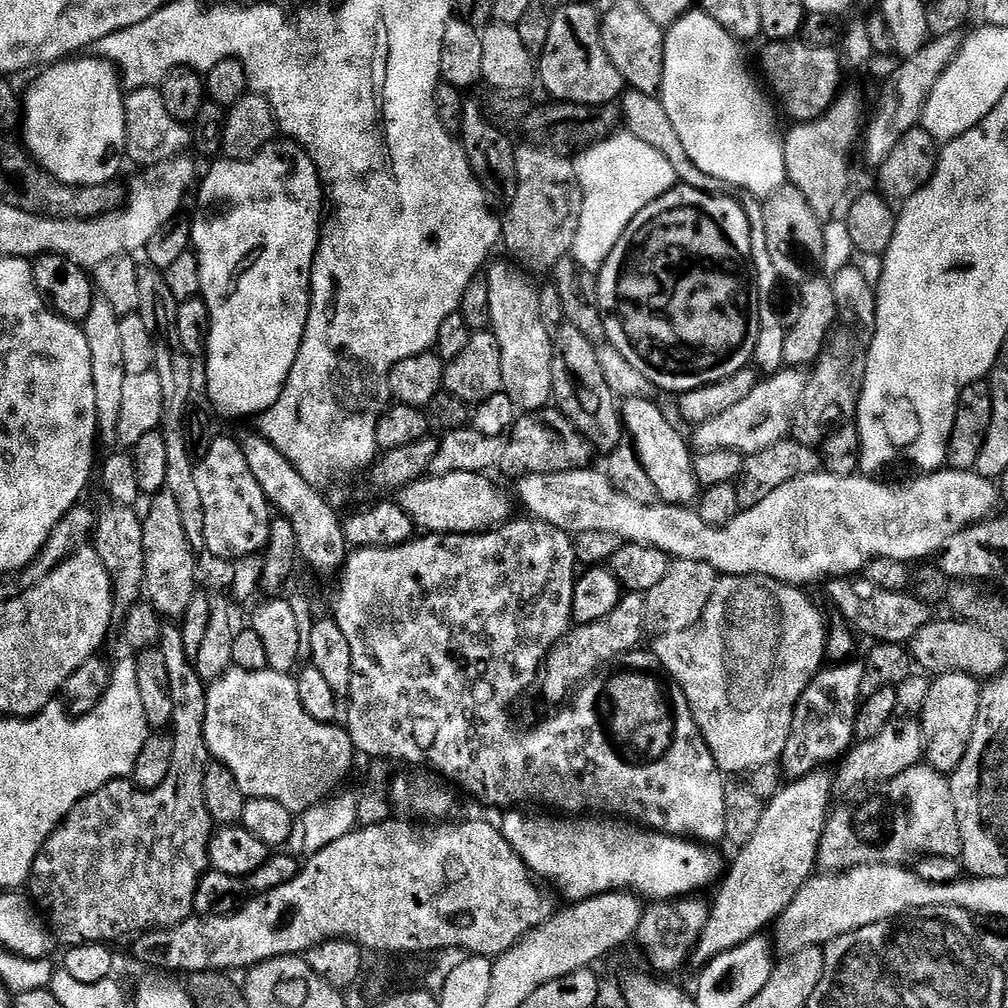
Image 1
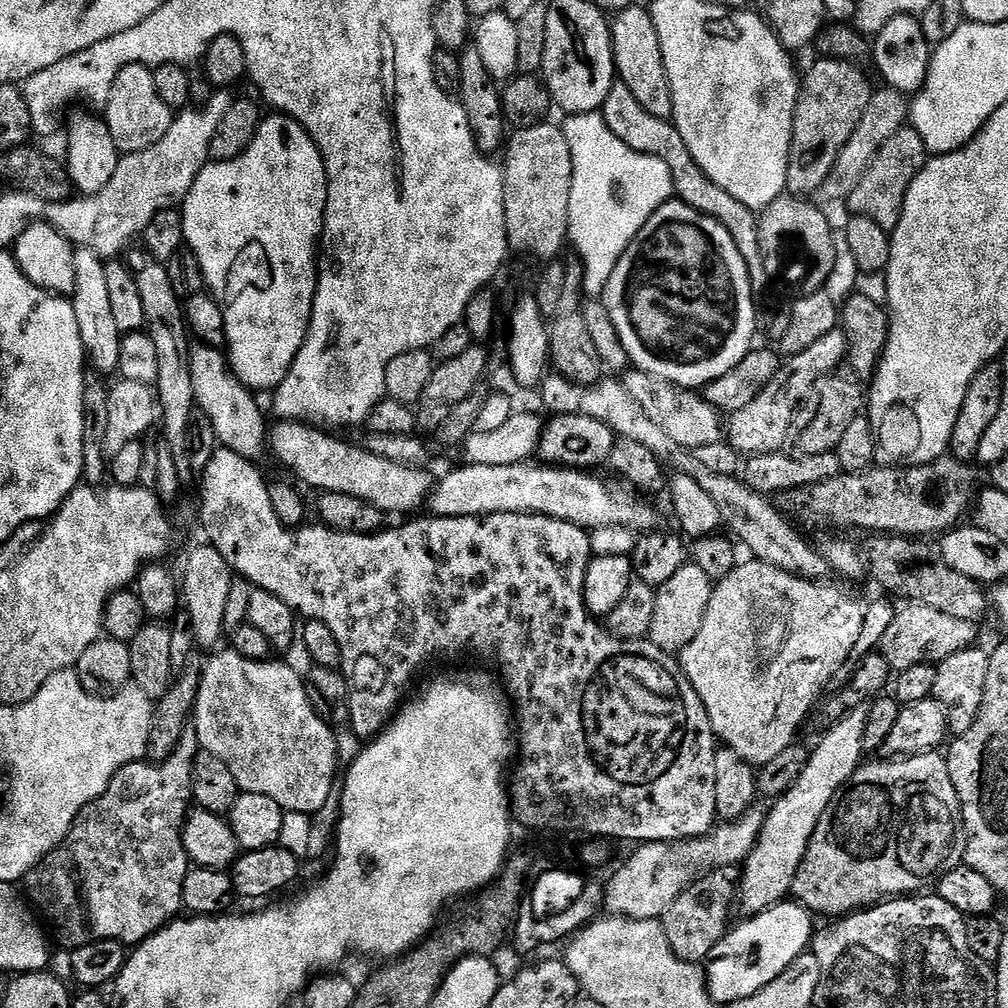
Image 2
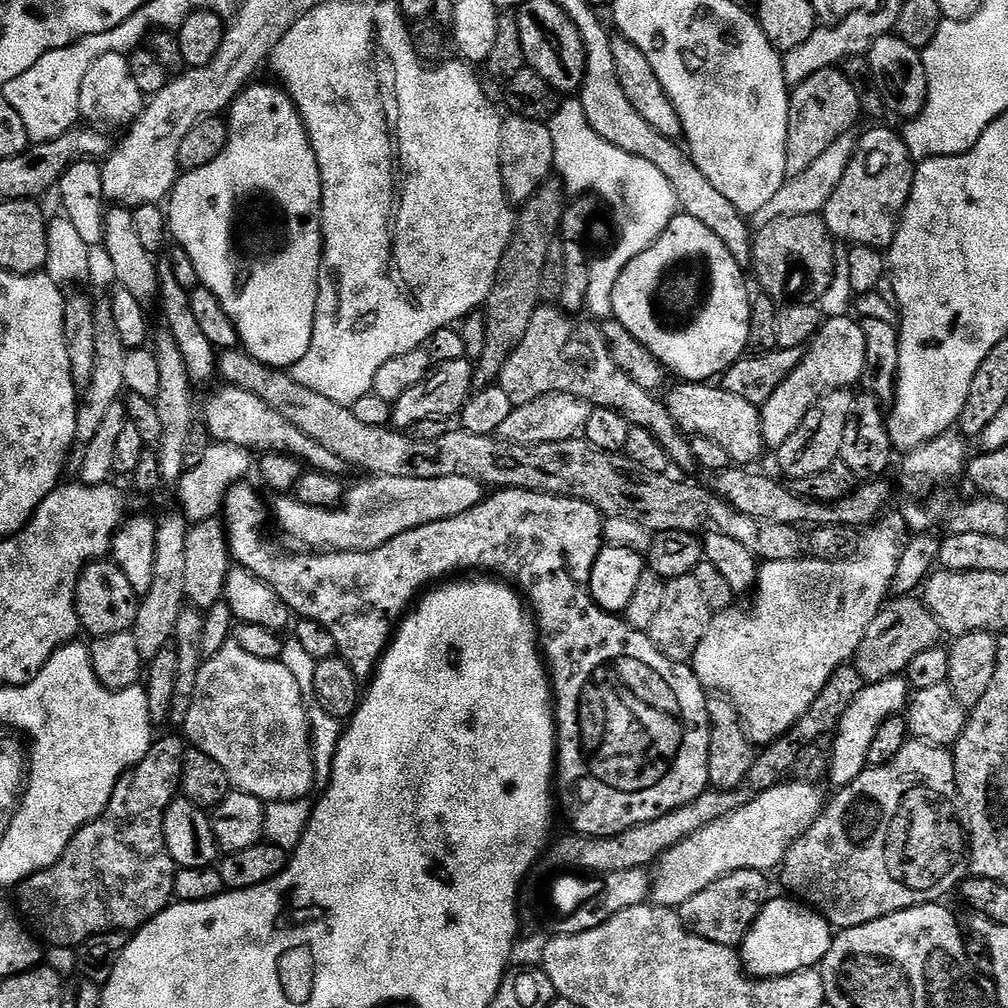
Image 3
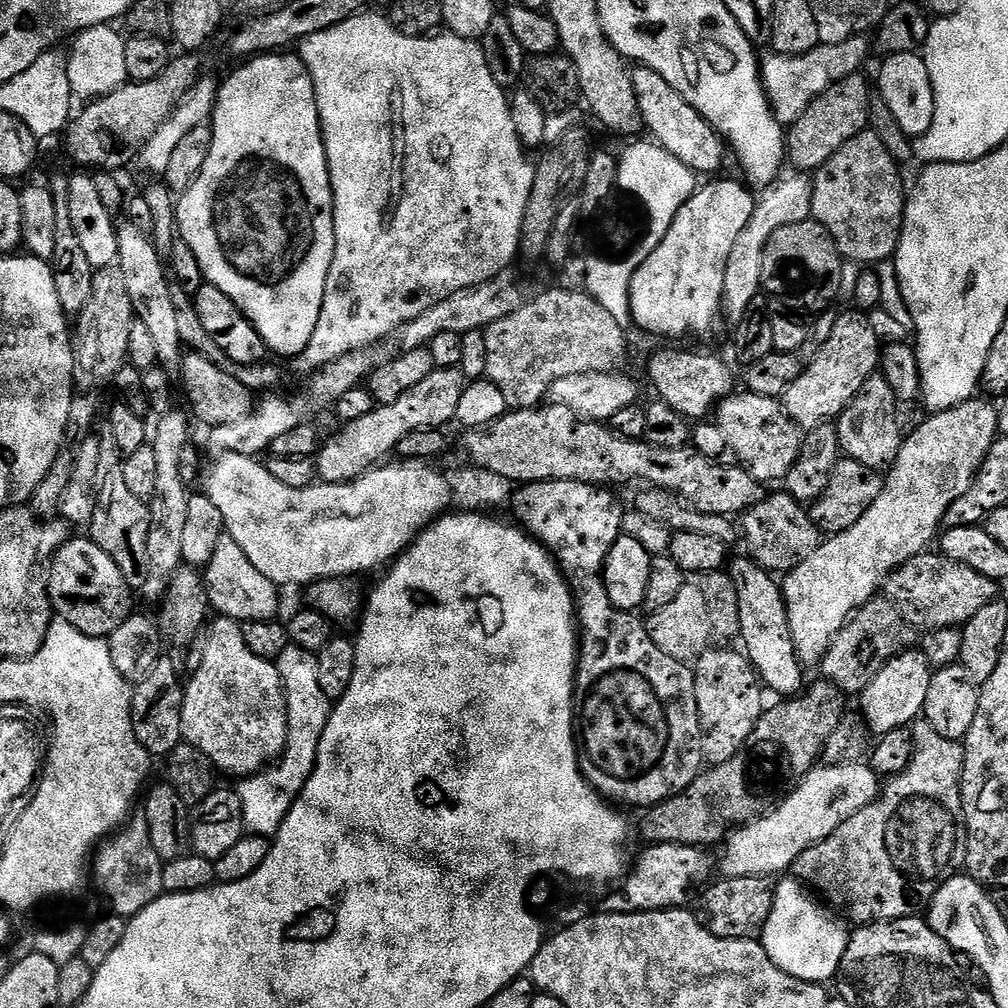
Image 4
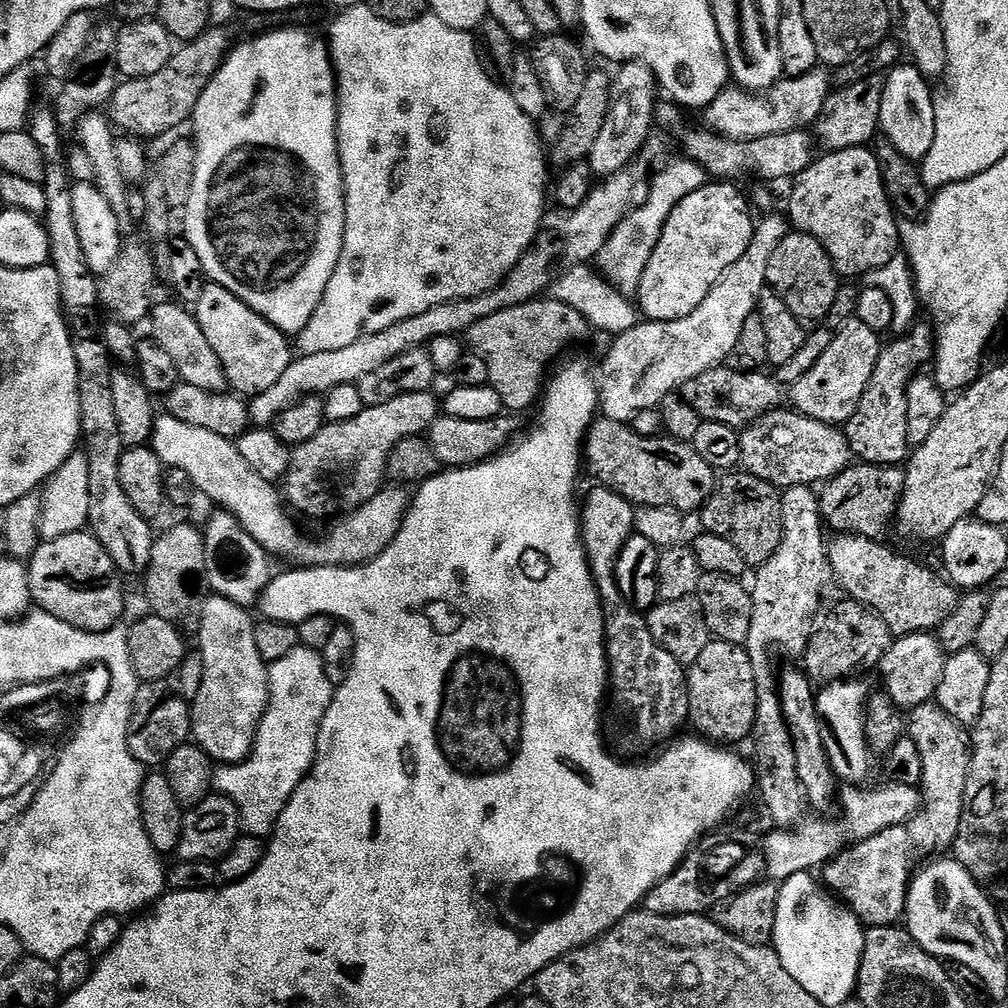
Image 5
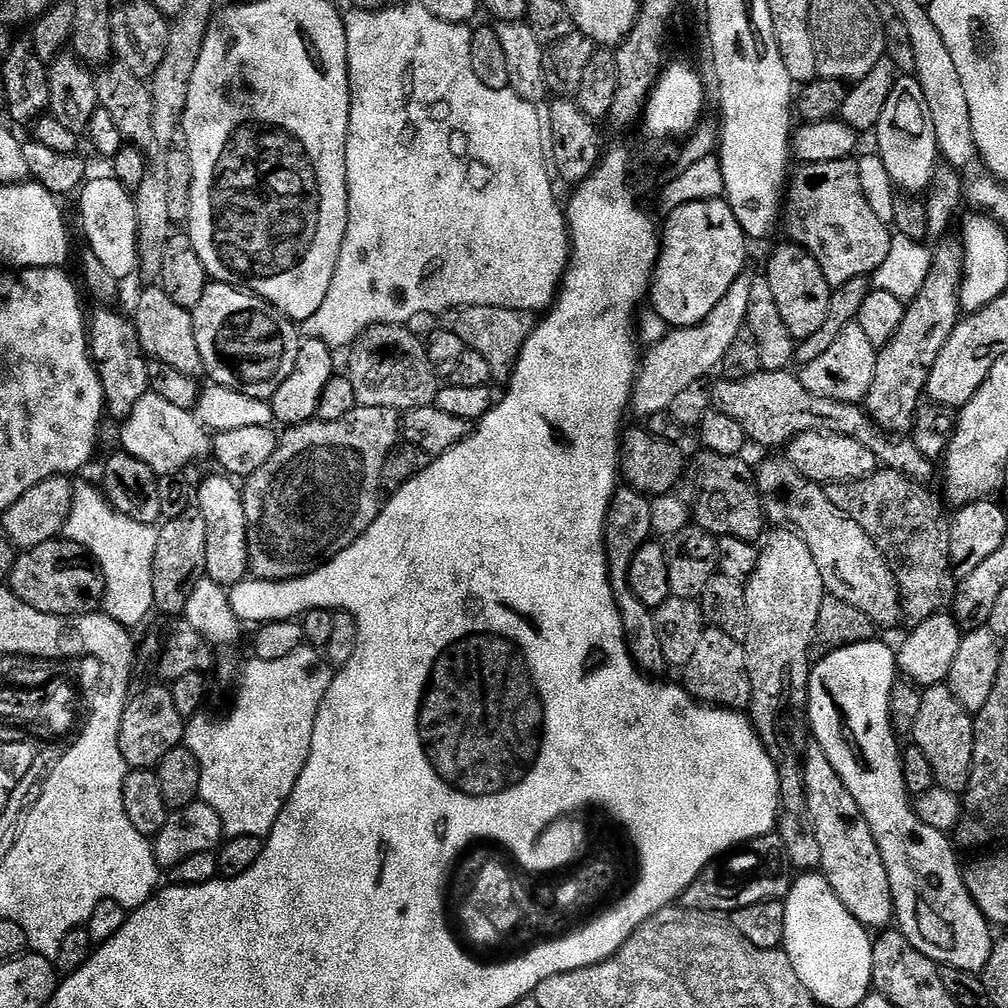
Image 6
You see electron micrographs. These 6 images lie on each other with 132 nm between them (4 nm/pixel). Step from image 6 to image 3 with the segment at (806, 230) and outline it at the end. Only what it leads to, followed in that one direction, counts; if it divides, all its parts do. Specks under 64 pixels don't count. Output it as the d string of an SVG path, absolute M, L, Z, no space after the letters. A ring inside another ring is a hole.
M872 128L865 134L864 140L859 141L856 155L848 164L846 174L842 182L838 182L838 190L826 202L822 213L826 226L832 231L833 237L845 245L870 246L887 250L891 248L896 231L900 225L900 215L903 214L904 208L908 204L908 199L912 193L912 183L916 177L916 164L912 151L906 146L903 135L899 131L891 132L888 128Z

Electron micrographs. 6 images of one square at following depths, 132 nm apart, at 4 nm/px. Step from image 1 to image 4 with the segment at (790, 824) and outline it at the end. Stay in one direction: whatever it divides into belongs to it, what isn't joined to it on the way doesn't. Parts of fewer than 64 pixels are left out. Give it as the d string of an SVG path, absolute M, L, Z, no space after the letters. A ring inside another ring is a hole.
M919 650L903 652L886 662L886 666L878 670L870 686L866 686L866 690L858 696L858 708L868 723L868 729L881 738L890 731L909 727L924 711L933 671Z

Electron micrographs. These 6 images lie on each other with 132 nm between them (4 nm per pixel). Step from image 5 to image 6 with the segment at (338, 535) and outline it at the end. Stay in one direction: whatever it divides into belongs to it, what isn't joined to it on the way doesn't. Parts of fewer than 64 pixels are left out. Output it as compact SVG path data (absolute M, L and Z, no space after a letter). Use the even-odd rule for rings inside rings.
M149 391L147 396L130 410L128 417L119 425L119 447L133 456L138 462L144 462L157 474L176 474L187 464L195 462L199 456L207 457L210 452L210 436L203 424L192 412L170 406L158 394Z

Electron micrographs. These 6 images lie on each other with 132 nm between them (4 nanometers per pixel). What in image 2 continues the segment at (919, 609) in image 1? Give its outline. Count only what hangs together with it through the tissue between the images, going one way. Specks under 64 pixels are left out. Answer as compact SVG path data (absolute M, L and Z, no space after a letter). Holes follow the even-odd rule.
M552 374L543 381L542 391L544 390L544 404L549 408L552 414L579 414L581 416L589 416L590 418L598 418L598 422L605 424L607 428L612 429L621 441L629 440L632 444L637 444L640 448L645 448L649 457L655 458L657 461L669 460L676 467L676 470L683 469L687 475L698 482L698 486L702 486L702 490L706 490L706 494L710 494L710 499L714 501L714 506L718 506L718 514L720 515L720 523L725 529L741 545L745 544L752 553L751 559L761 560L764 564L774 566L778 570L786 570L786 574L794 574L800 576L803 580L819 580L825 579L824 575L829 575L830 567L828 559L824 557L823 551L811 548L798 533L792 529L792 524L772 505L773 501L769 497L764 496L761 492L756 492L749 486L739 475L723 476L722 474L710 474L710 470L706 470L706 466L702 466L694 458L688 458L684 464L684 456L686 449L678 446L678 442L674 442L674 438L670 438L670 434L664 433L662 429L646 414L646 410L642 410L642 406L635 398L626 390L626 386L619 379L605 378L599 384L589 387L587 390L585 385L573 384L571 380L565 380L559 374Z

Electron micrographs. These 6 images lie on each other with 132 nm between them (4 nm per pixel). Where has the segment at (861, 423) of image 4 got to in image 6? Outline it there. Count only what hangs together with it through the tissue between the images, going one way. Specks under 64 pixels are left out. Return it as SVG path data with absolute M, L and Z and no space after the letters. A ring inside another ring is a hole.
M945 238L935 245L932 265L922 290L907 301L902 326L894 330L894 338L876 353L874 382L870 382L862 407L879 428L894 436L911 433L922 404L920 396L922 400L928 386L930 370L962 319L960 282L964 277L964 246L959 239L952 239Z

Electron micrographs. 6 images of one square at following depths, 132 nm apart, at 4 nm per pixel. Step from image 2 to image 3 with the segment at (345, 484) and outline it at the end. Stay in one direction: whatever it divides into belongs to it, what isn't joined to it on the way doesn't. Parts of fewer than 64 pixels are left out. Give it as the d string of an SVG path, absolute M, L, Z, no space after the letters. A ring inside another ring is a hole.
M220 386L220 389L205 404L203 401L202 424L203 420L209 434L212 435L211 439L221 444L242 446L256 454L285 452L317 472L340 474L346 468L345 461L332 454L330 450L326 450L322 442L314 442L310 434L302 434L302 430L298 430L294 422L282 418L282 414L278 414L274 406L266 406L266 402L258 398L258 394L250 394L241 388Z

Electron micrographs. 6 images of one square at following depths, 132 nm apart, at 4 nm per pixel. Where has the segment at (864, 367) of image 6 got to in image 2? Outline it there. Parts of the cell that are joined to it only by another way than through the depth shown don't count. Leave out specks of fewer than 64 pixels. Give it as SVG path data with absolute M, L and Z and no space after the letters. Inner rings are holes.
M838 326L833 332L826 334L826 338L814 342L810 350L791 357L781 367L780 373L772 379L770 386L766 386L766 390L762 390L762 394L758 394L758 398L750 402L750 406L731 413L726 424L727 443L734 445L741 454L747 454L749 457L781 451L789 443L798 409L809 399L816 383L824 376L833 375L839 369L836 367L845 363L847 355L848 339L844 329Z

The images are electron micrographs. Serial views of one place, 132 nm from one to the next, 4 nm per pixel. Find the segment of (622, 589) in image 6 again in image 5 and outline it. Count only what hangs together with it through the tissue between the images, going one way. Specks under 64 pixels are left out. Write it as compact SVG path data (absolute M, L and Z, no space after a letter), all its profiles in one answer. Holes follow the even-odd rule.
M596 486L585 500L583 497L580 527L584 548L588 551L588 564L600 592L600 602L605 606L616 604L607 609L604 617L604 642L608 645L610 704L616 707L624 723L620 728L624 735L620 748L632 755L629 757L640 758L651 748L667 745L677 735L675 732L689 723L686 668L676 661L674 654L666 654L666 650L654 642L647 619L624 603L618 590L618 558L622 554L622 546L626 546L636 531L636 508L633 504L614 490Z

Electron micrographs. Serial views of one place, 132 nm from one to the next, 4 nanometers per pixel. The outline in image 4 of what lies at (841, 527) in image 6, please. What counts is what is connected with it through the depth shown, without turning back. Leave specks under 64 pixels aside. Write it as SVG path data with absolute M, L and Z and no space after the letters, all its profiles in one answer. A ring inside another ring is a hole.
M925 550L895 568L882 585L883 595L902 614L905 622L917 630L933 632L939 628L960 628L970 622L986 602L997 599L997 581L933 552Z

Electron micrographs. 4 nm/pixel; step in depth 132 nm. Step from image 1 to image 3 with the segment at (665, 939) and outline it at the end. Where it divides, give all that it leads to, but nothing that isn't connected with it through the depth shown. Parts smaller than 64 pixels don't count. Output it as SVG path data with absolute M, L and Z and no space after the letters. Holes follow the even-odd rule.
M738 870L718 878L706 890L701 890L679 908L680 920L694 934L722 946L736 948L743 945L748 932L754 926L758 914L770 899L769 877L758 870Z

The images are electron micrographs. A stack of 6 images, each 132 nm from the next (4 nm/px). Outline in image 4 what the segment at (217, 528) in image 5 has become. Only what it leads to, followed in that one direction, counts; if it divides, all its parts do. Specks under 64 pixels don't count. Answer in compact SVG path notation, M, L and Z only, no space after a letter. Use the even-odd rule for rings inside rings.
M223 535L215 547L212 559L202 572L204 585L208 591L208 602L213 609L216 608L221 617L237 622L249 624L263 620L277 619L280 612L281 589L266 574L261 574L257 568L246 558L242 546L234 542L234 538Z

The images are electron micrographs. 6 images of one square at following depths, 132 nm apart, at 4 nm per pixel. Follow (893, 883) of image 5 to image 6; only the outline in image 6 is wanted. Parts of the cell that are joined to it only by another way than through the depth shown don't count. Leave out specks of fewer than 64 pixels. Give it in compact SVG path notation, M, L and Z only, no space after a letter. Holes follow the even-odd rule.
M947 683L935 684L923 689L920 697L922 706L918 710L914 730L910 734L911 743L926 756L926 761L932 767L935 783L939 787L963 794L968 791L974 758L973 717L964 711L958 698L954 698Z

